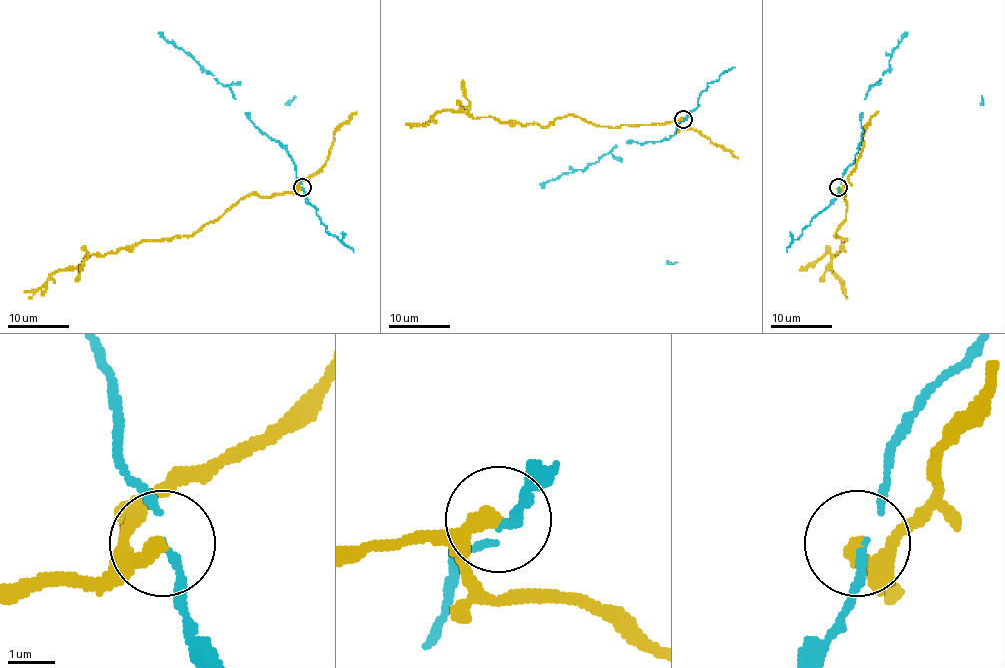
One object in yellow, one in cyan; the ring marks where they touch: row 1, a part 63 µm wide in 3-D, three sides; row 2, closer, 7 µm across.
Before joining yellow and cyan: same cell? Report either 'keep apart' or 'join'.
keep apart

